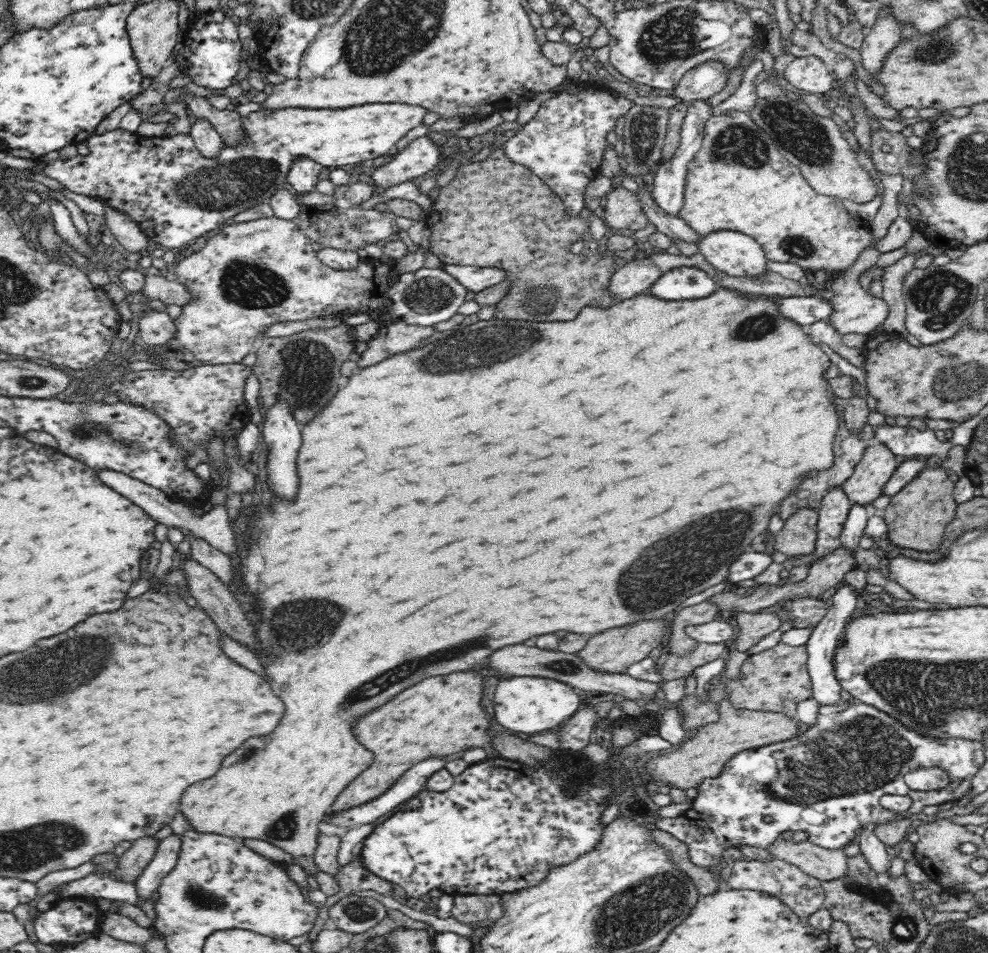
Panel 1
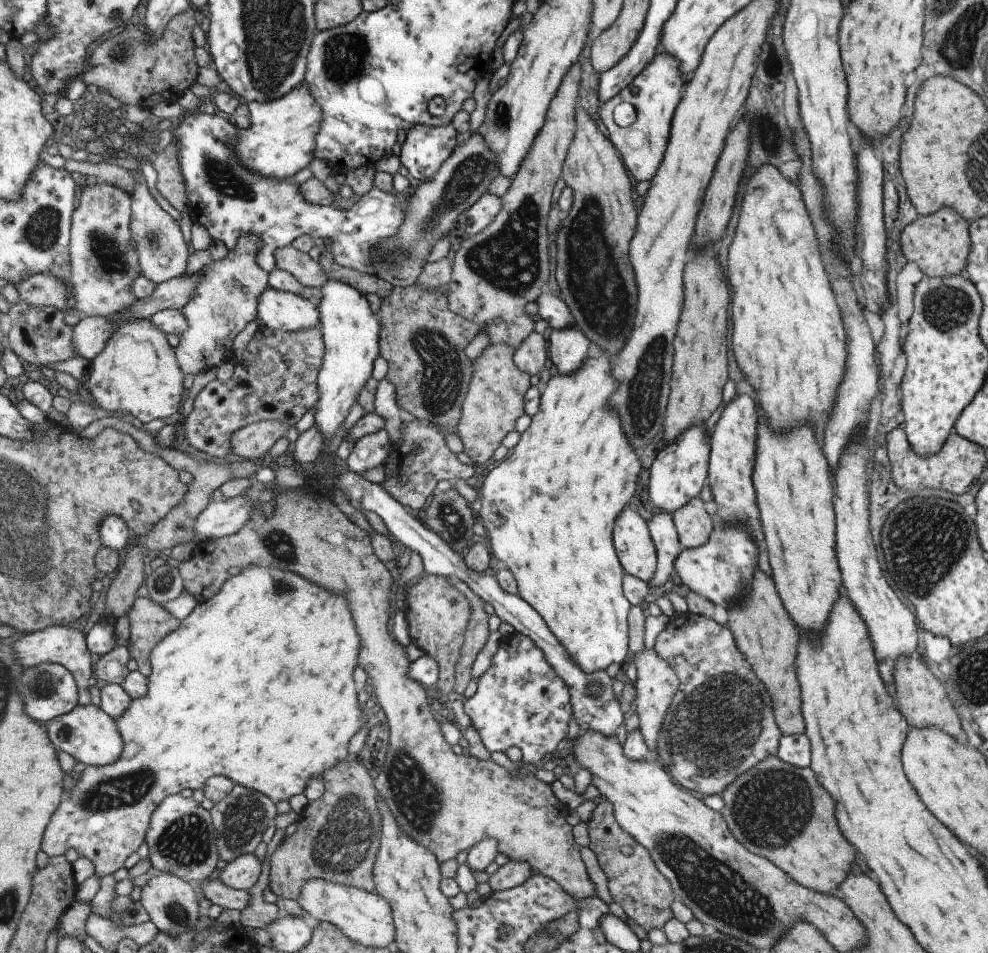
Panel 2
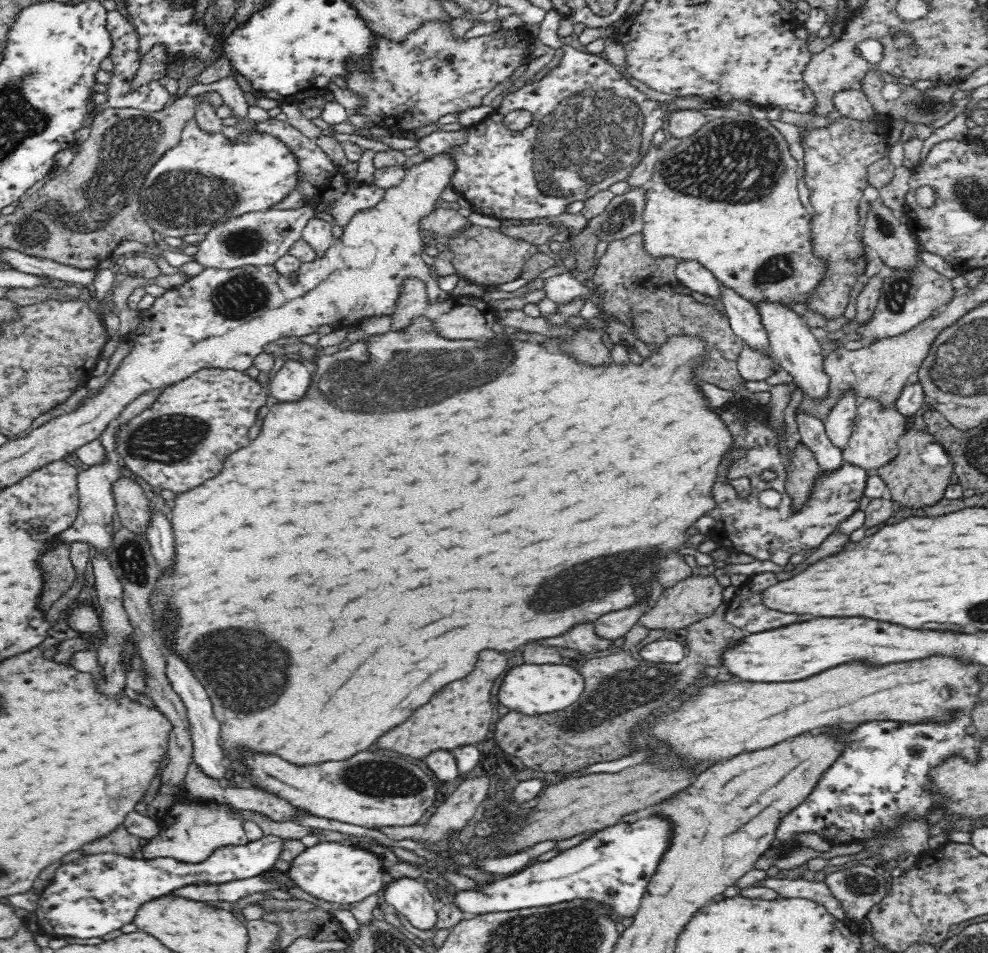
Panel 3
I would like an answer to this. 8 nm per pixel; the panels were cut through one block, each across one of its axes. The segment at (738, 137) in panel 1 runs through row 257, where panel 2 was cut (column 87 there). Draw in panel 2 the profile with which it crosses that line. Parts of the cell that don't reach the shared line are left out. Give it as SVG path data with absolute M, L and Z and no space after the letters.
M255 562L252 564L247 564L246 566L241 567L240 573L227 577L227 580L223 583L223 586L219 589L219 592L216 592L210 599L204 601L198 601L193 610L185 616L185 618L181 619L181 624L170 632L163 638L163 640L159 641L159 644L155 645L155 648L151 650L151 654L149 654L149 664L151 664L151 674L146 676L147 678L147 692L145 692L145 696L143 698L131 699L129 702L129 706L127 706L127 710L115 720L115 726L117 726L117 732L119 732L119 736L121 736L121 740L123 740L123 752L121 752L121 756L119 756L119 760L115 760L109 764L109 766L102 766L101 768L96 766L86 766L83 771L79 773L77 778L77 782L73 784L73 788L71 790L67 790L67 793L64 793L60 798L59 804L57 804L57 808L55 808L55 812L53 812L53 816L51 816L51 820L47 822L47 828L45 828L44 836L41 839L40 850L43 850L48 857L63 855L65 850L74 850L78 856L85 856L91 864L94 866L94 875L97 878L103 878L103 876L111 875L115 870L123 867L123 861L129 854L136 852L137 848L141 845L144 840L144 836L147 830L147 825L149 824L149 819L151 818L151 814L157 805L165 798L167 795L175 794L181 792L183 788L187 788L187 790L197 790L197 788L202 788L204 782L211 778L211 776L215 776L219 774L219 776L225 776L225 778L229 778L233 784L239 784L241 786L245 786L245 788L249 788L249 790L255 790L255 792L259 792L259 794L263 794L263 796L267 796L271 802L276 803L280 800L288 801L291 796L295 796L295 794L301 794L303 790L306 788L307 780L311 778L320 778L321 774L329 768L333 768L335 764L341 762L341 760L345 760L347 756L347 742L349 742L349 738L356 734L359 729L363 726L367 727L367 716L365 716L365 709L360 709L357 702L357 693L358 693L358 685L354 682L353 679L353 670L357 668L357 656L359 656L359 636L357 636L357 632L355 632L355 622L353 618L351 618L351 612L347 610L347 598L341 594L329 594L329 592L325 592L325 590L321 590L319 586L315 586L315 584L311 584L311 582L305 582L303 578L299 578L299 576L295 576L295 574L291 574L291 572L285 572L285 570L279 570L279 568L273 568L273 566L265 566L263 568L262 565L257 565Z

